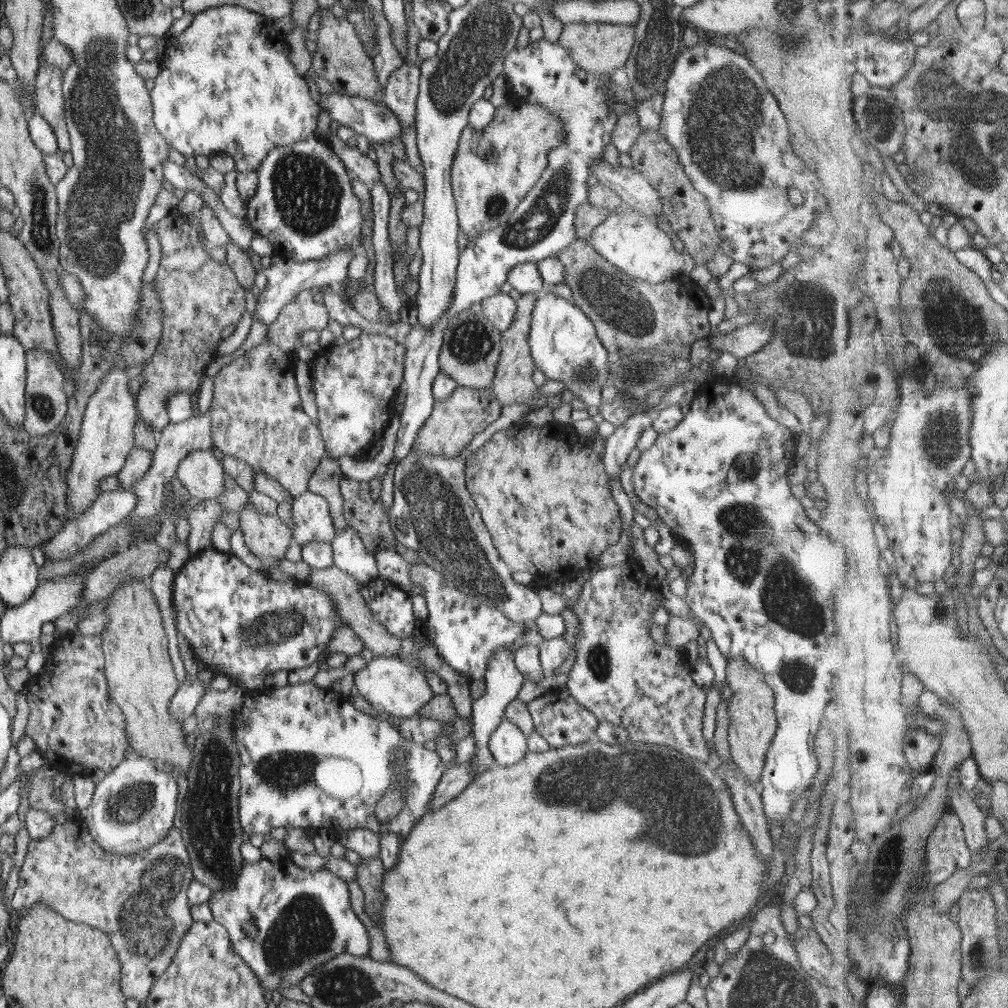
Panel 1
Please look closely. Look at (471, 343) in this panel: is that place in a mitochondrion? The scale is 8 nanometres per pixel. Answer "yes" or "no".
yes

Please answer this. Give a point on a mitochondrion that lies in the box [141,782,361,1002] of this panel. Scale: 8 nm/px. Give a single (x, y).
(302, 936)

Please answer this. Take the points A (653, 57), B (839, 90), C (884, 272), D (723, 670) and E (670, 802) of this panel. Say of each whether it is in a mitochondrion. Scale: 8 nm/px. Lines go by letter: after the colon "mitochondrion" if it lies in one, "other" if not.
A: mitochondrion
B: other
C: other
D: other
E: mitochondrion

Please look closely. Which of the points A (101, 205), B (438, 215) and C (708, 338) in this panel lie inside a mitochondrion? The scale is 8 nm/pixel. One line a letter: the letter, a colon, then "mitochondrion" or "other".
A: mitochondrion
B: other
C: other

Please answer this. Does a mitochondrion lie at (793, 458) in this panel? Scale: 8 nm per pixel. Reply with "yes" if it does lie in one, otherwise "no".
no

